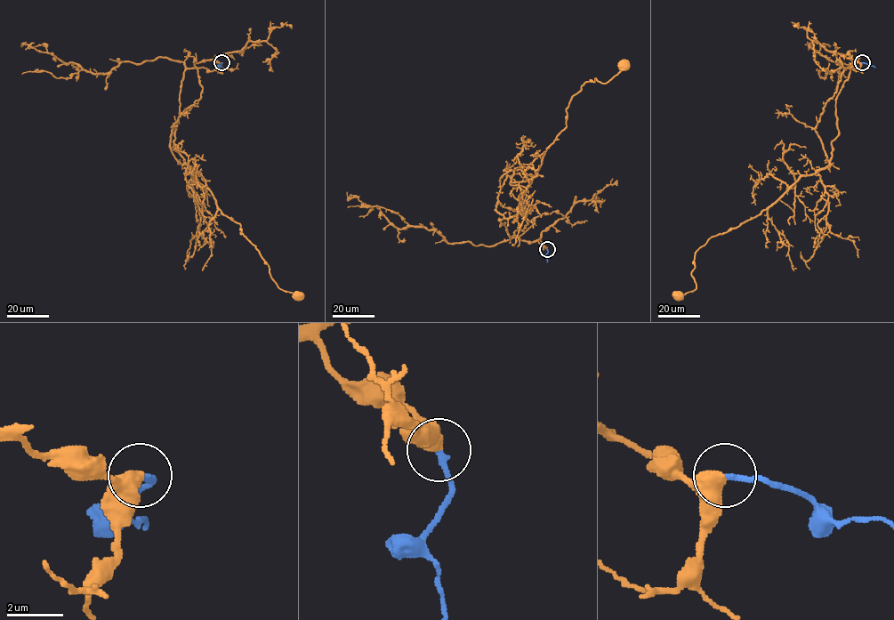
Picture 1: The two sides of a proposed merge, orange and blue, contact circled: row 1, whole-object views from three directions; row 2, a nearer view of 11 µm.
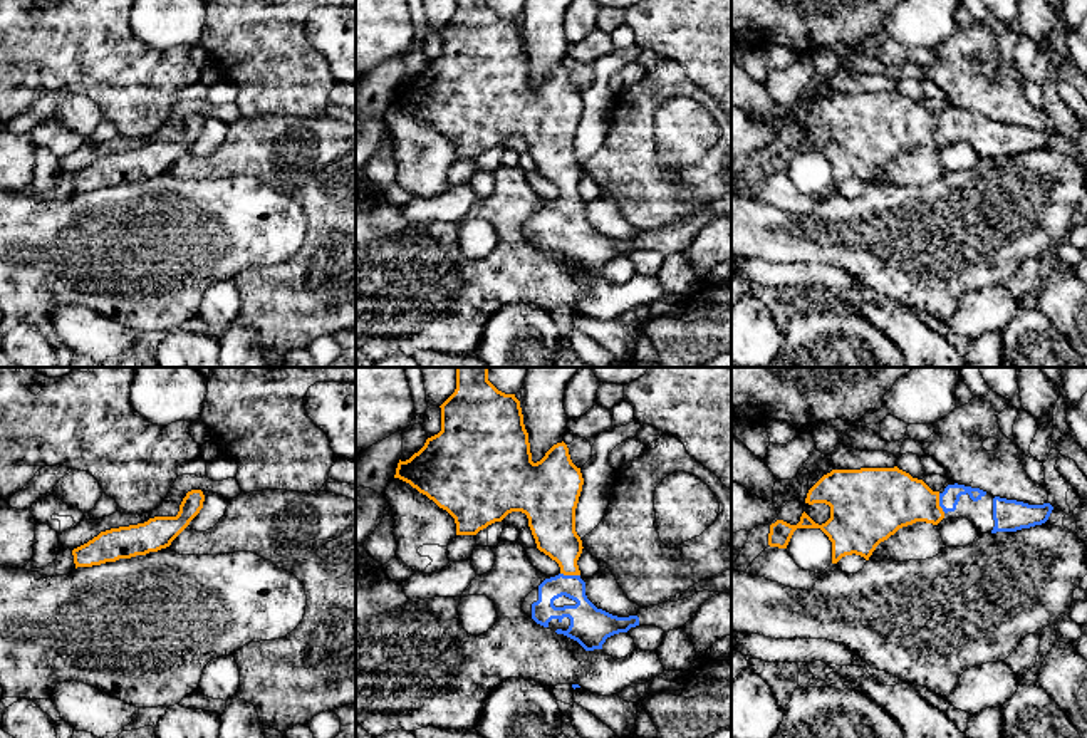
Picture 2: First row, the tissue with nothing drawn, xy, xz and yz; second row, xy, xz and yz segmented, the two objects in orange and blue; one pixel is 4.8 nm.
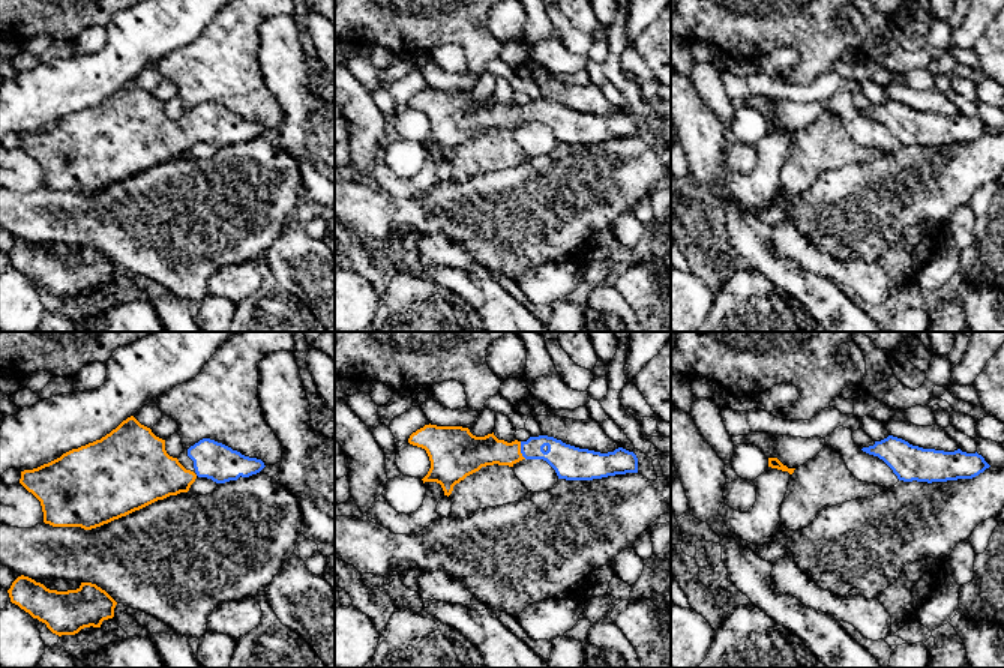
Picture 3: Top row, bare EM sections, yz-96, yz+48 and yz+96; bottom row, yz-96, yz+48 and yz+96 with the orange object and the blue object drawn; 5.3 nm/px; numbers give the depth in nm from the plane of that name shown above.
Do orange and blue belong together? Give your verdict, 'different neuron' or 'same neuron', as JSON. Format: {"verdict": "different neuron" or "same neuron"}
{"verdict": "same neuron"}

